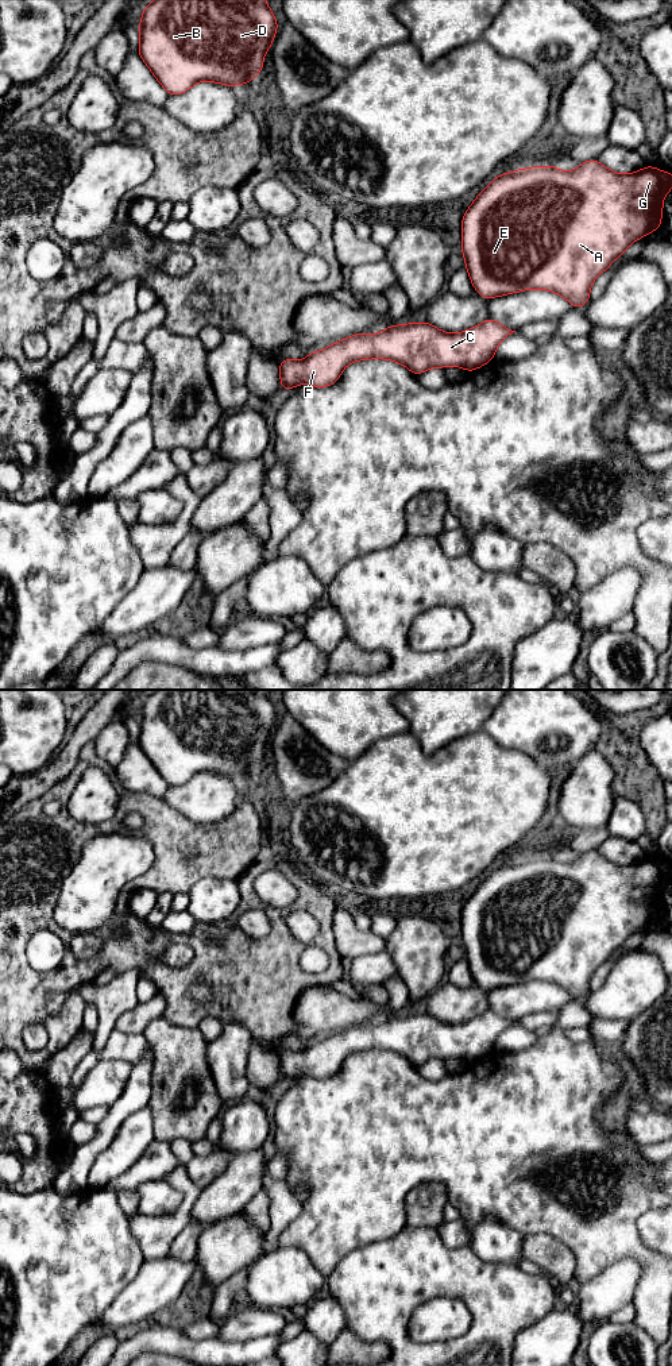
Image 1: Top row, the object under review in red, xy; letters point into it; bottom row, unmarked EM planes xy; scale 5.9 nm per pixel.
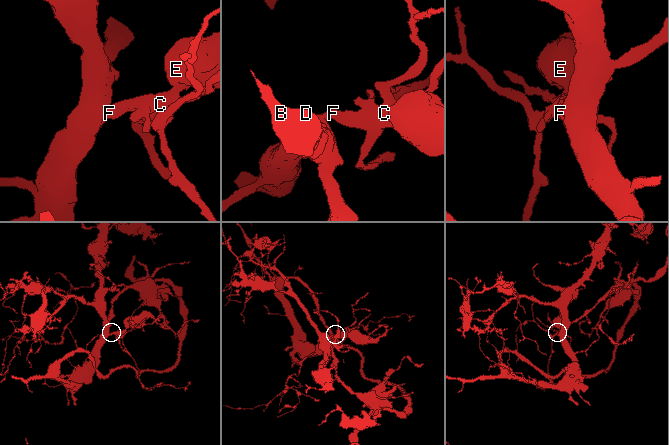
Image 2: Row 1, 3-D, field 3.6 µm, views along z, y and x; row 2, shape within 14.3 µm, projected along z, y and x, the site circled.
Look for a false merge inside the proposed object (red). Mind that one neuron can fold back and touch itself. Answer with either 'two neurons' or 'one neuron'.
one neuron

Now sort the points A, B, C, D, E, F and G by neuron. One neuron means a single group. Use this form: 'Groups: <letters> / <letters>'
Groups: A B C D E F G

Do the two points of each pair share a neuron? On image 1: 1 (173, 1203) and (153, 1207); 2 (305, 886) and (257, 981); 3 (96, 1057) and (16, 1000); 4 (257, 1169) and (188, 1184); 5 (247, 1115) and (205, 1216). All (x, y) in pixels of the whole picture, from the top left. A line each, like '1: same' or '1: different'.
1: same
2: same
3: different
4: different
5: same

